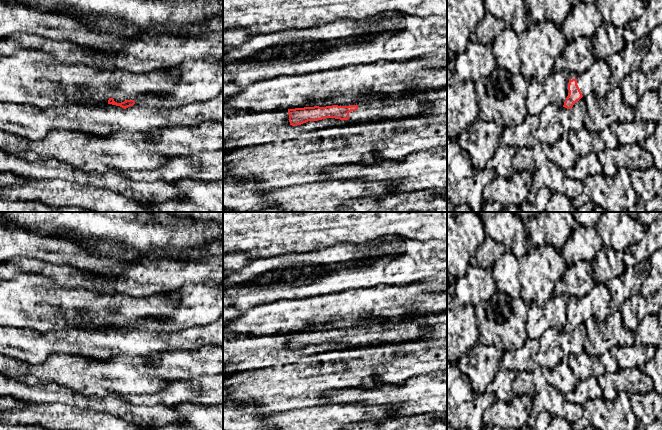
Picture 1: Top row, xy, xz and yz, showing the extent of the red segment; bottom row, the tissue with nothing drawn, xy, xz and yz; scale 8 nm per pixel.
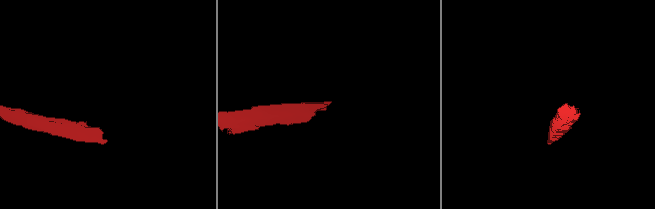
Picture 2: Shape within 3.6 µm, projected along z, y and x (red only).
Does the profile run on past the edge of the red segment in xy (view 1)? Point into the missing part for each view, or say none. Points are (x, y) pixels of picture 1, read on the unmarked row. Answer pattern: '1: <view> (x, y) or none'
1: none

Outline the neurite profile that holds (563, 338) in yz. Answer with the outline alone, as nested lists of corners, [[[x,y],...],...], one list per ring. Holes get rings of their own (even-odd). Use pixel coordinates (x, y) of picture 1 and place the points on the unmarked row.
[[[577,325],[569,334],[550,327],[539,339],[539,349],[535,355],[538,367],[554,368],[565,357],[584,352],[584,342],[588,339],[586,326]]]

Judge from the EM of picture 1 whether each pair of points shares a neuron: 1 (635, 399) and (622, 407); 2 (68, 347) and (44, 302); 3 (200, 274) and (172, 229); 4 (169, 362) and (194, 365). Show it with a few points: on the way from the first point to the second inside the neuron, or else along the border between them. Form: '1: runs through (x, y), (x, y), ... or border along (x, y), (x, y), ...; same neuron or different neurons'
1: border along (628, 395), (630, 407), (636, 419); different neurons
2: border along (81, 326), (43, 332), (38, 332), (34, 329); different neurons
3: border along (188, 252), (168, 253), (165, 255); different neurons
4: runs through (175, 365), (188, 365); same neuron

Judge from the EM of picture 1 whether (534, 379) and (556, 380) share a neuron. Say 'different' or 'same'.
same

